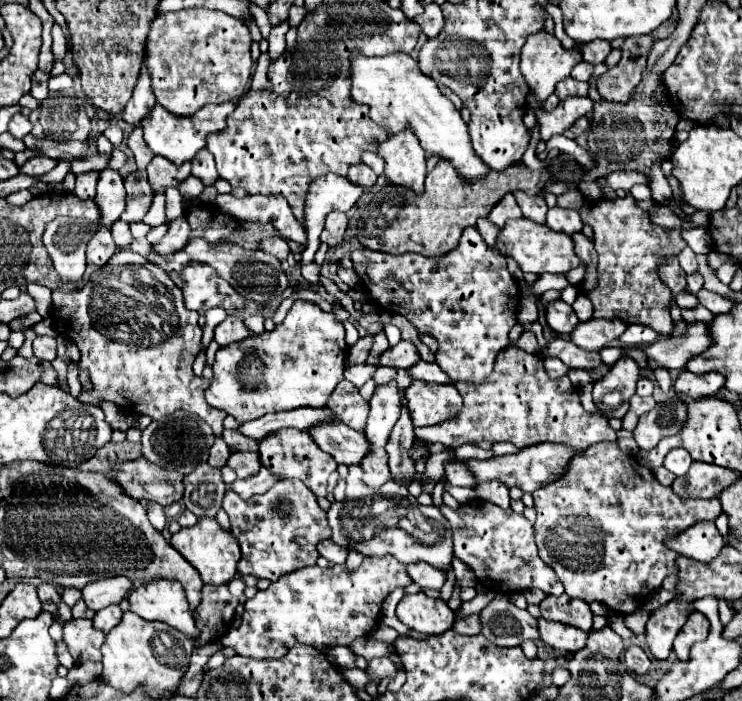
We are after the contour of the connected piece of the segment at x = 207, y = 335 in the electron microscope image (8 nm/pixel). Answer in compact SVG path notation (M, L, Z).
M221 307L212 308L205 312L205 326L202 329L201 350L207 349L210 341L213 339L215 327L220 324L227 315L228 313Z

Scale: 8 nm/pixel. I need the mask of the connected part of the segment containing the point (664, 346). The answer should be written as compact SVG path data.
M692 323L684 337L656 341L644 347L644 355L648 361L654 361L664 369L684 369L686 361L692 355L698 355L704 349L708 349L708 345L710 345L708 325Z

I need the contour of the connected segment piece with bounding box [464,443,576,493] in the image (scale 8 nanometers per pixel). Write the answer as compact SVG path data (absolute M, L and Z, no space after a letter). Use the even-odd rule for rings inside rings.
M538 443L532 447L524 447L514 455L500 455L500 457L490 457L490 459L468 459L464 461L470 469L470 473L476 479L476 485L488 483L488 481L500 481L504 483L508 489L512 487L520 487L524 493L532 493L536 487L540 485L548 485L552 481L556 481L564 469L568 467L568 461L576 455L576 451L572 451L566 445L560 443Z

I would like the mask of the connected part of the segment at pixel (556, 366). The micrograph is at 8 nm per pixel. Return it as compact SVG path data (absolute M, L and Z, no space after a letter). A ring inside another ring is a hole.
M544 359L544 367L552 379L564 377L570 371L570 367L566 363L562 363L560 359Z

